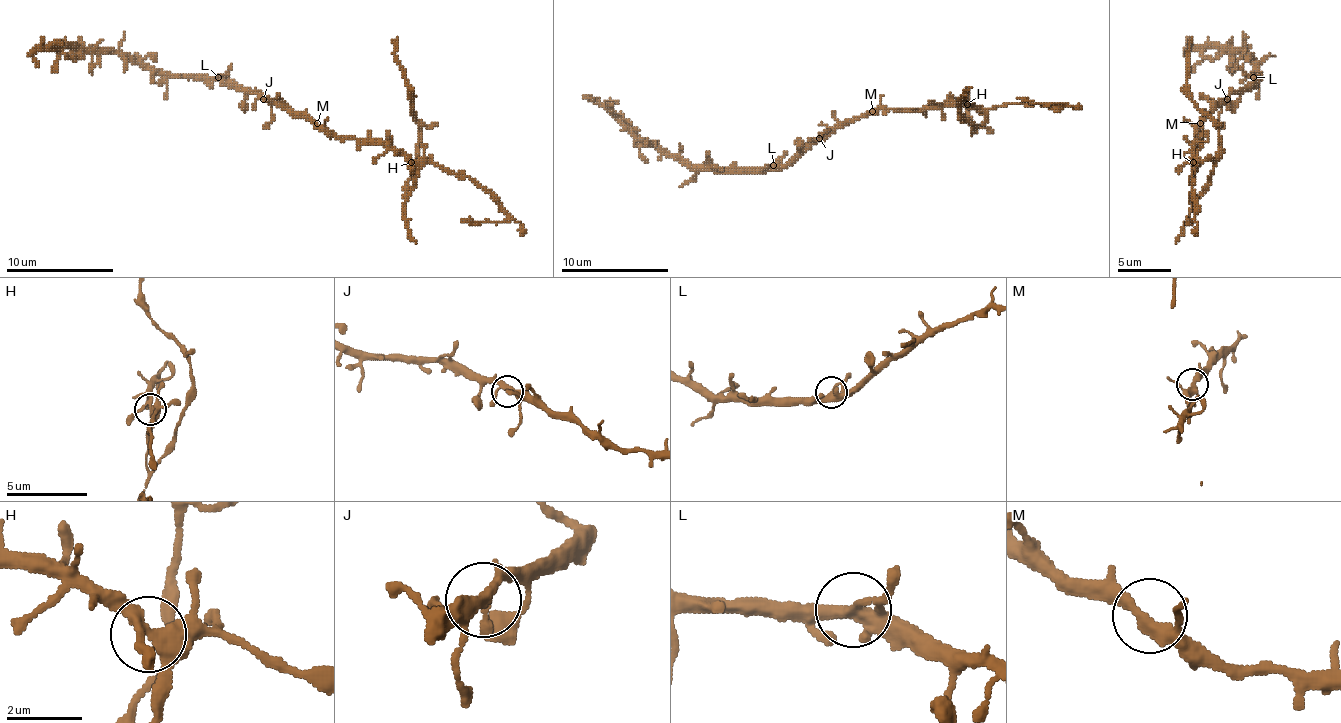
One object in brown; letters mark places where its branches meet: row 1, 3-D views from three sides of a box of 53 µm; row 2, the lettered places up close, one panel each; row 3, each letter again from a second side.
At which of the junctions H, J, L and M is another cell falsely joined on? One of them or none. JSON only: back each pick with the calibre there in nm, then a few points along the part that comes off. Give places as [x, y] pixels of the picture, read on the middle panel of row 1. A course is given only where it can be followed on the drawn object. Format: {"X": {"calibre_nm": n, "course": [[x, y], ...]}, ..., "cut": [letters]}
{"H": {"calibre_nm": 320, "course": [[966, 103], [971, 106], [966, 101], [961, 106], [961, 117], [974, 130], [961, 98], [953, 103]]}, "cut": ["H"]}

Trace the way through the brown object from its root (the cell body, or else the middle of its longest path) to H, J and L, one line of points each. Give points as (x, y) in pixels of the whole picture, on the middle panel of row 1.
H: (870, 114), (880, 109), (942, 109), (966, 103)
J: (870, 114), (859, 119), (848, 119), (819, 138)
L: (870, 114), (859, 119), (848, 119), (840, 127), (824, 133), (800, 149), (784, 165), (773, 165)

